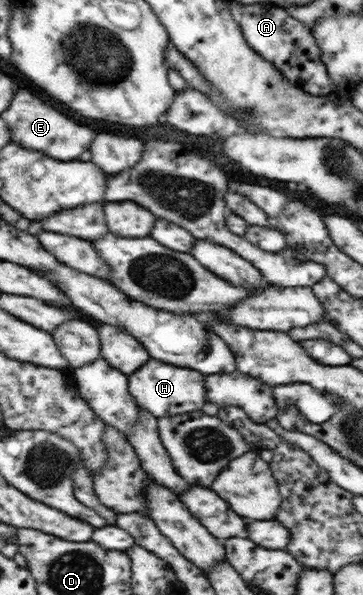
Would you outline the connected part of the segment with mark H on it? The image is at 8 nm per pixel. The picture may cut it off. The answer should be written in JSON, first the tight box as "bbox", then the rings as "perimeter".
{"bbox":[130,358,206,419],"perimeter":[[[154,358],[130,375],[130,392],[142,409],[157,419],[202,410],[206,405],[206,387],[202,373],[162,363]]]}

